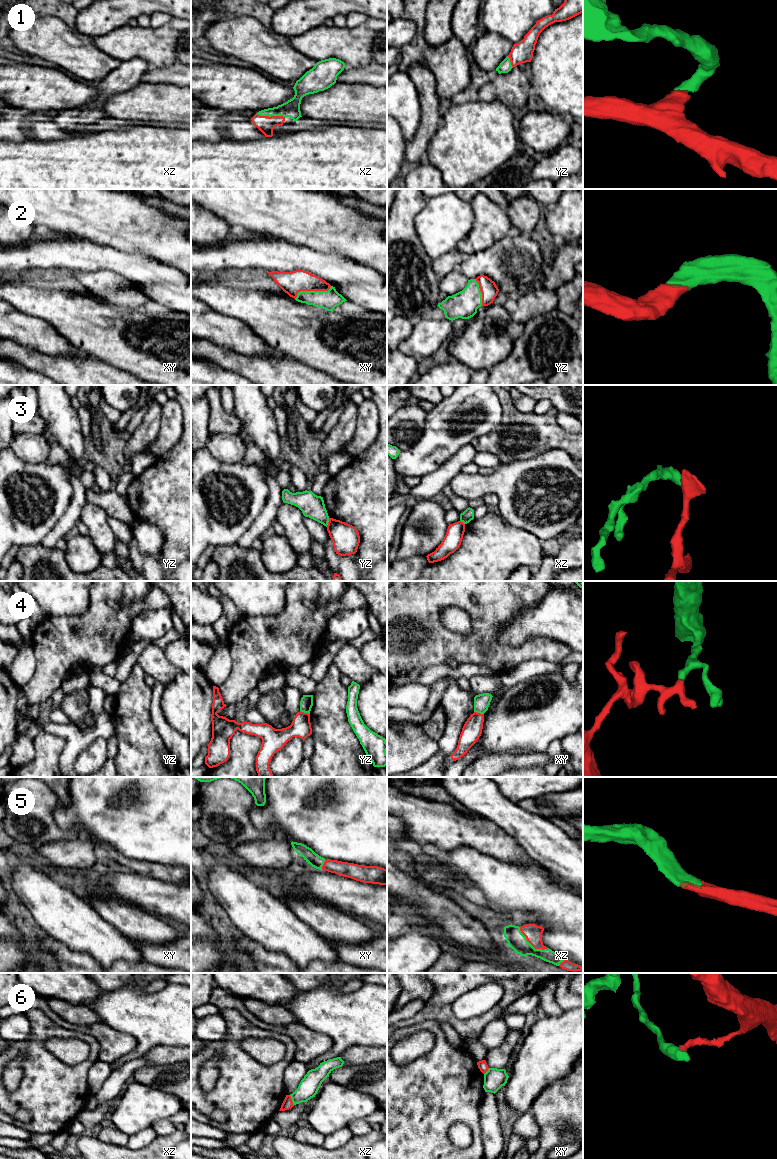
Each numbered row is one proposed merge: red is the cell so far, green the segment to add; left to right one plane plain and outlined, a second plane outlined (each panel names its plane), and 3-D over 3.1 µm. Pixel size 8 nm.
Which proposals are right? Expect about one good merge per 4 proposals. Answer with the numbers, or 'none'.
1, 2, 5

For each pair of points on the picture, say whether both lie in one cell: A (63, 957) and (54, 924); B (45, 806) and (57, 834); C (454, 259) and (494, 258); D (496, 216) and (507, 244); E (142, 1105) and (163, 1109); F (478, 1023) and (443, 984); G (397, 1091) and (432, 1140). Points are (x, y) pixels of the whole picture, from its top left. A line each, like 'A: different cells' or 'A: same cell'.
A: different cells
B: same cell
C: different cells
D: different cells
E: same cell
F: same cell
G: same cell

